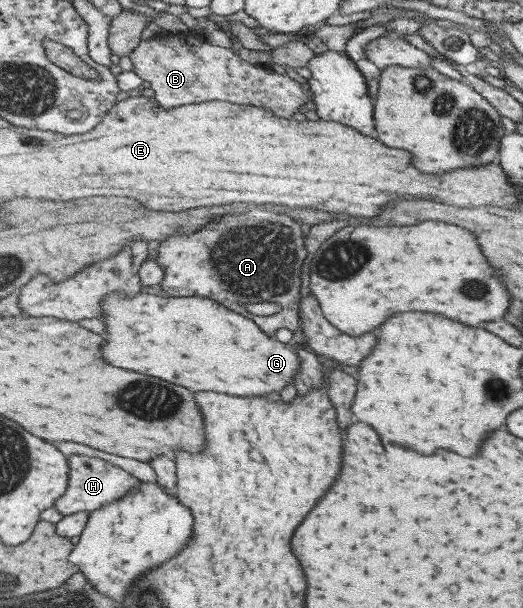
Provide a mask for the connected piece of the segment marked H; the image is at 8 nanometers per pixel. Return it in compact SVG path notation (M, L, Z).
M72 455L70 461L70 481L66 493L58 499L55 504L56 510L66 517L80 513L81 511L98 511L100 507L110 505L126 495L130 495L140 483L134 474L126 471L126 468L112 465L110 461L105 461L97 457L88 457L88 455Z

